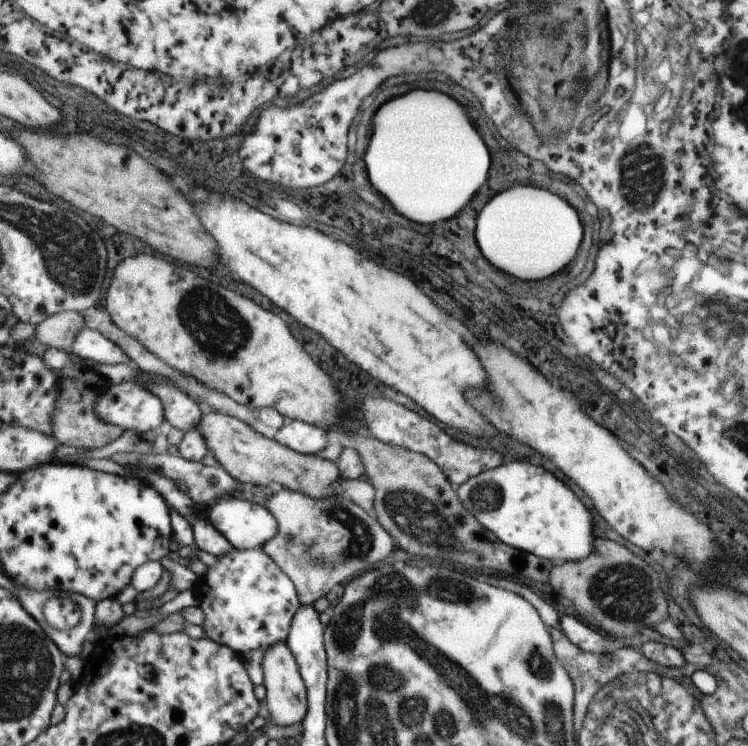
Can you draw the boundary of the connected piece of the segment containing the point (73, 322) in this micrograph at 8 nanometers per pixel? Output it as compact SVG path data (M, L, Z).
M66 311L51 316L44 323L37 325L36 337L38 340L42 340L46 346L68 350L70 354L76 355L72 348L86 327L84 314Z

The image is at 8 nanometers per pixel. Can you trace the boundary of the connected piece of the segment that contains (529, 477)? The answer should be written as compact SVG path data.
M510 462L481 472L456 489L477 520L504 544L555 563L580 562L592 554L592 516L576 494L550 472L528 462Z

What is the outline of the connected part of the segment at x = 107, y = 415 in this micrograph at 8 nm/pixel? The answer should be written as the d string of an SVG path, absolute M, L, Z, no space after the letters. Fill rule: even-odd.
M124 382L109 388L105 392L104 398L98 402L96 412L106 422L118 424L118 426L122 426L126 431L136 430L138 432L146 432L166 427L162 398L156 396L150 388L146 388L142 383Z

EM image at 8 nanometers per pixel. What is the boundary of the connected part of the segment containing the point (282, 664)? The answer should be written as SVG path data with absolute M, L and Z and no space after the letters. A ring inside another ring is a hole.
M288 640L272 644L263 652L263 685L266 690L268 715L278 726L294 726L305 718L306 711L309 710L308 689L301 676L297 660L289 648Z

